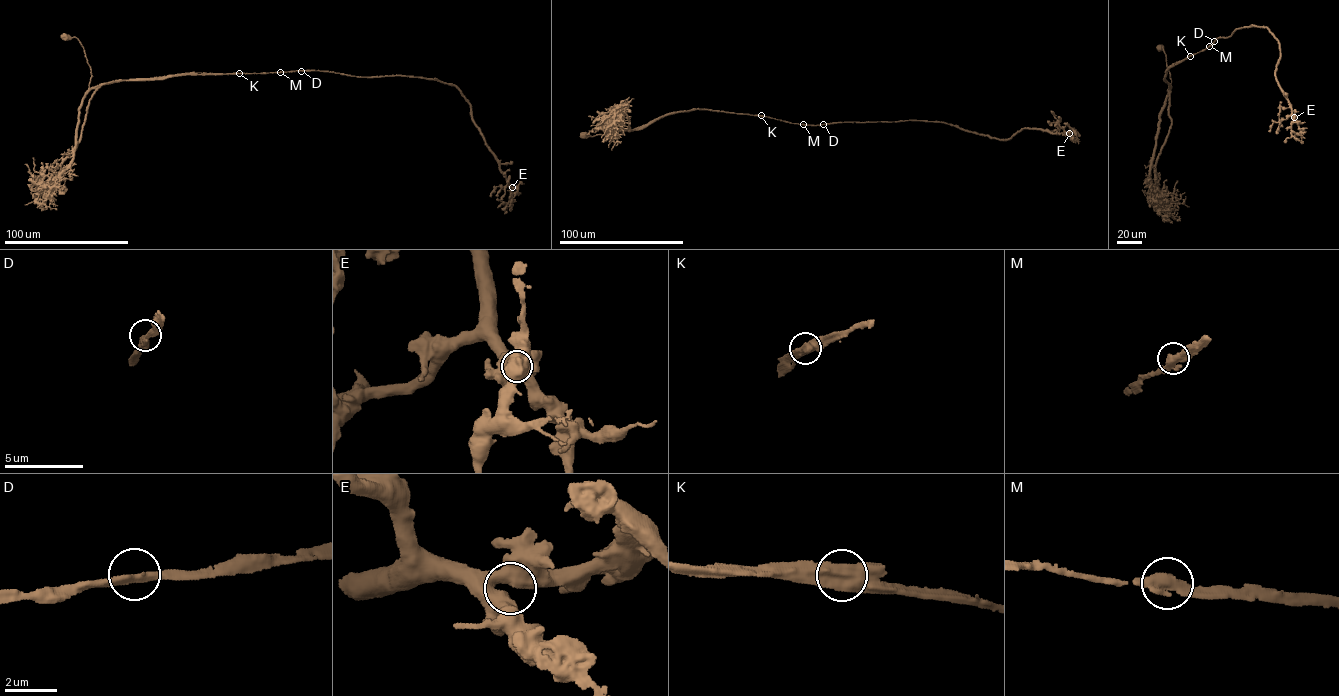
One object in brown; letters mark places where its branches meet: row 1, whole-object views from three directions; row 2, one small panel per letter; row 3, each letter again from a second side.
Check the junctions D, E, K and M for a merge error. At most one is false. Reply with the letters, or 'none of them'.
K

